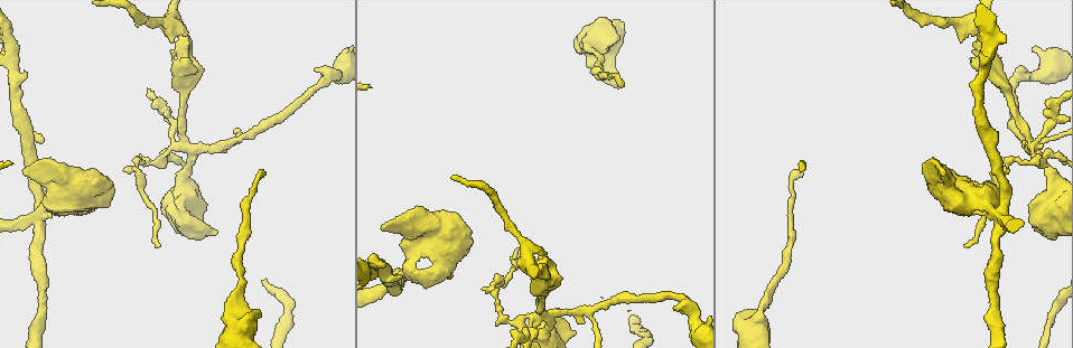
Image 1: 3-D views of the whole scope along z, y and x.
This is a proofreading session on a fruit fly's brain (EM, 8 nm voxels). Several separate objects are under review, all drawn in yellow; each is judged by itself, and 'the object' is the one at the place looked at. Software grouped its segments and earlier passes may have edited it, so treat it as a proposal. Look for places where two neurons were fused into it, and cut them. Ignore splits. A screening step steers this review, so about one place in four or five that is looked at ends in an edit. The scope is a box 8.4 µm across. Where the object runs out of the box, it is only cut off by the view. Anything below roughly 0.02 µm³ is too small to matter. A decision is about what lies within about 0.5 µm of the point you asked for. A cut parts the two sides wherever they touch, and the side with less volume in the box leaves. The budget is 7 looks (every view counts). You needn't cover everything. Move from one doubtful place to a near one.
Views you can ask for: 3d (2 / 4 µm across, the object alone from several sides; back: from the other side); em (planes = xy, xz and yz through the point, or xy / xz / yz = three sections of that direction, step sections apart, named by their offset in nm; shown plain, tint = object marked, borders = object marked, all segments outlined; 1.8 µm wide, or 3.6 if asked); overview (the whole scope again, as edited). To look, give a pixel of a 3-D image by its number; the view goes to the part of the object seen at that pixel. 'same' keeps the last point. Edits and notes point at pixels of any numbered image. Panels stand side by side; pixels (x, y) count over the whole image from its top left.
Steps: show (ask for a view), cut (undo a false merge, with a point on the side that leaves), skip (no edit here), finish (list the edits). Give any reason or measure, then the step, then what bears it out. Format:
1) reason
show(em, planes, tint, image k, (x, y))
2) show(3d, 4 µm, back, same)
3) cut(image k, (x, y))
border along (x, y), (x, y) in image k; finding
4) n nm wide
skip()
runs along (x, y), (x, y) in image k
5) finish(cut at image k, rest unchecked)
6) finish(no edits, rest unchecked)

closes a loop
show(3d, 4 µm, image 1, (992, 210))

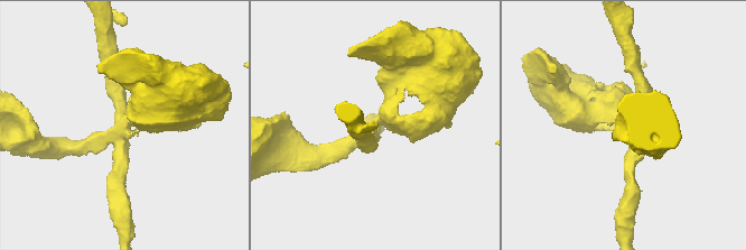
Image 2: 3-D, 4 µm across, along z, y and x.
4 arms
show(em, planes, tint, image 2, (120, 126))

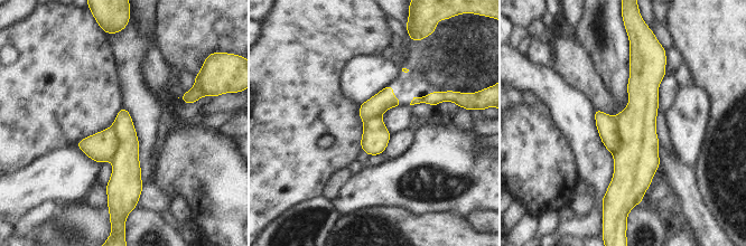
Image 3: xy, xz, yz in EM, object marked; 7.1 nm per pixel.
200 nm wide
cut(image 3, (635, 162))
the part that leaves runs along (637, 58), (639, 155), (619, 191) in image 3; two neurons meet here

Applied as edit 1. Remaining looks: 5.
show(overview)

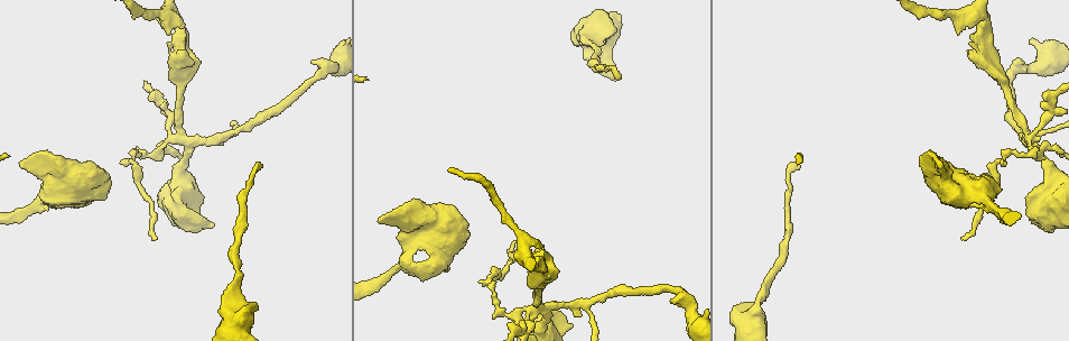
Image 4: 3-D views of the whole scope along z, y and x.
sharp bend
show(3d, 2 µm, image 4, (528, 263))

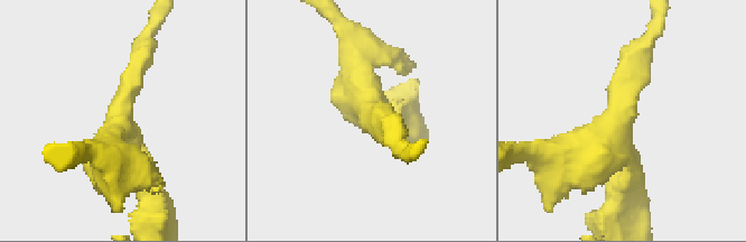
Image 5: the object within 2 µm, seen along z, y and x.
arms of 240, 280 nm
show(em, xy, step 16, tint, image 5, (629, 146))

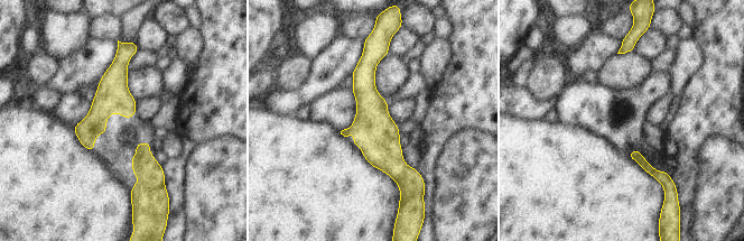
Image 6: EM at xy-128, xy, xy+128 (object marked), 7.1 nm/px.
show(em, xz, step 4, tint, same)

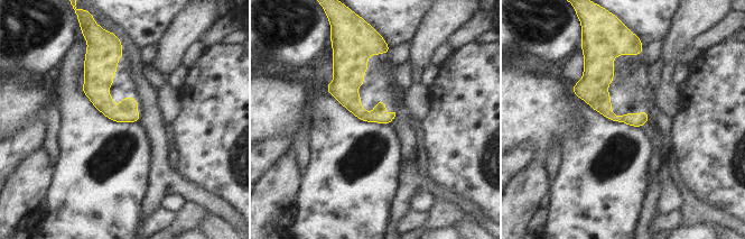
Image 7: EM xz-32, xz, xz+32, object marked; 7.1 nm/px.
100 nm wide
skip()
continuous, no second neuron

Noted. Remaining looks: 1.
finish(cut at image 3, rest unchecked)

